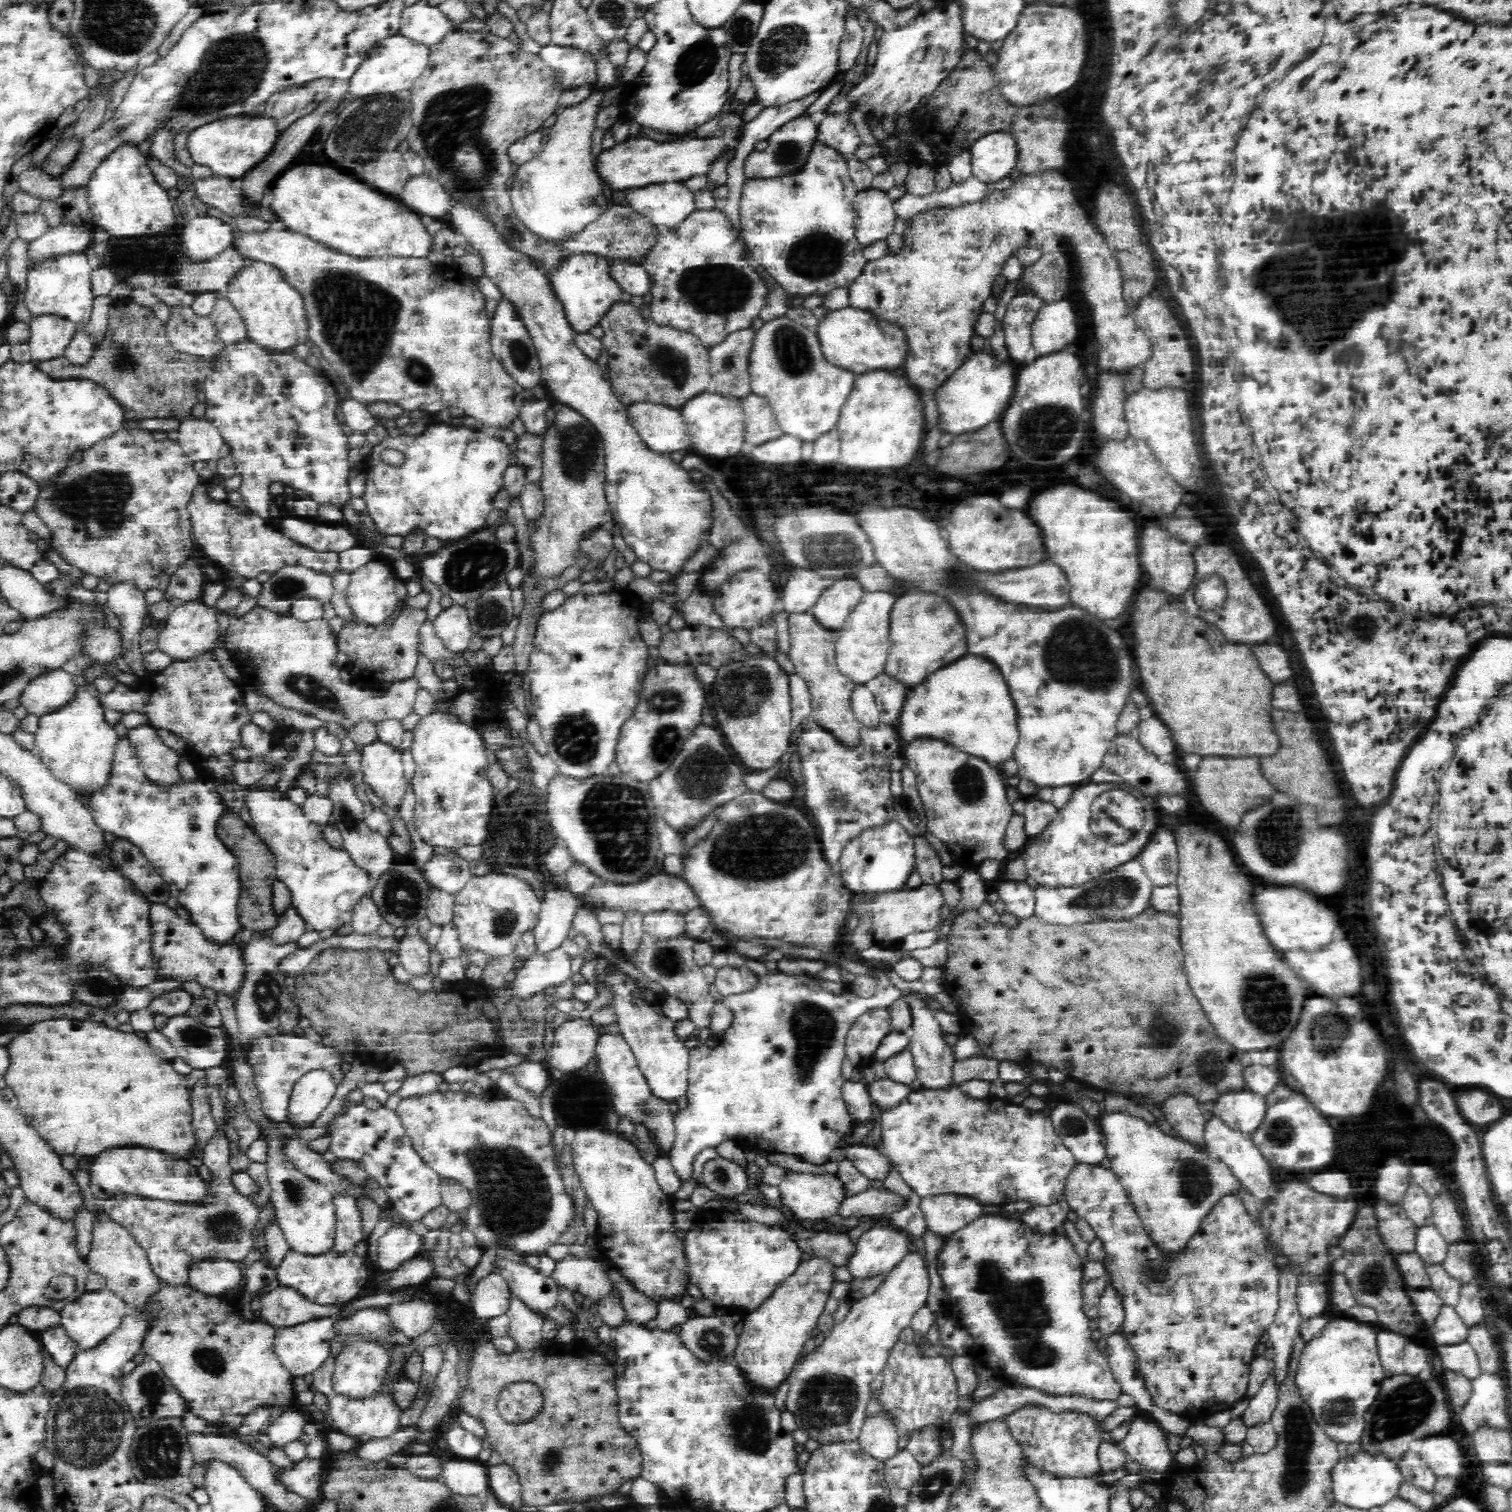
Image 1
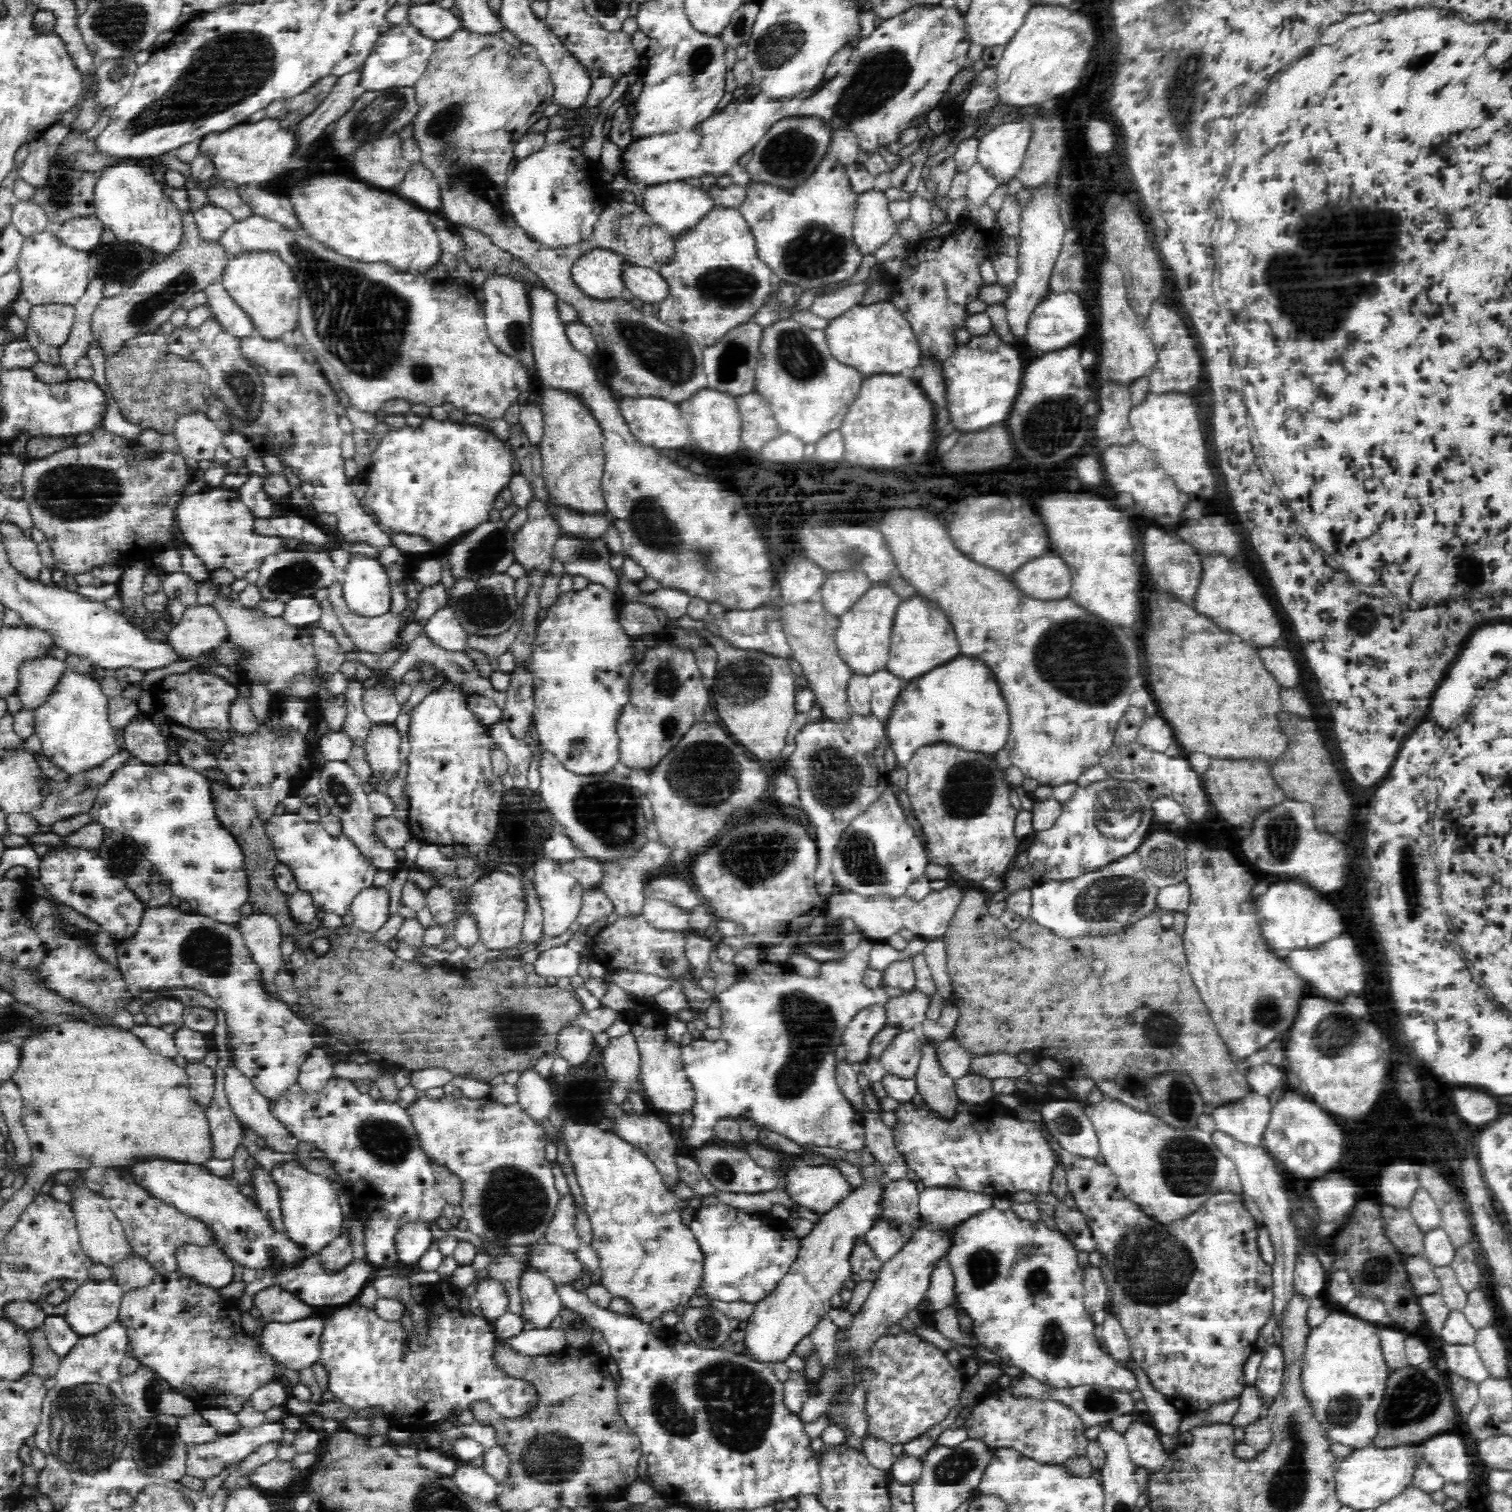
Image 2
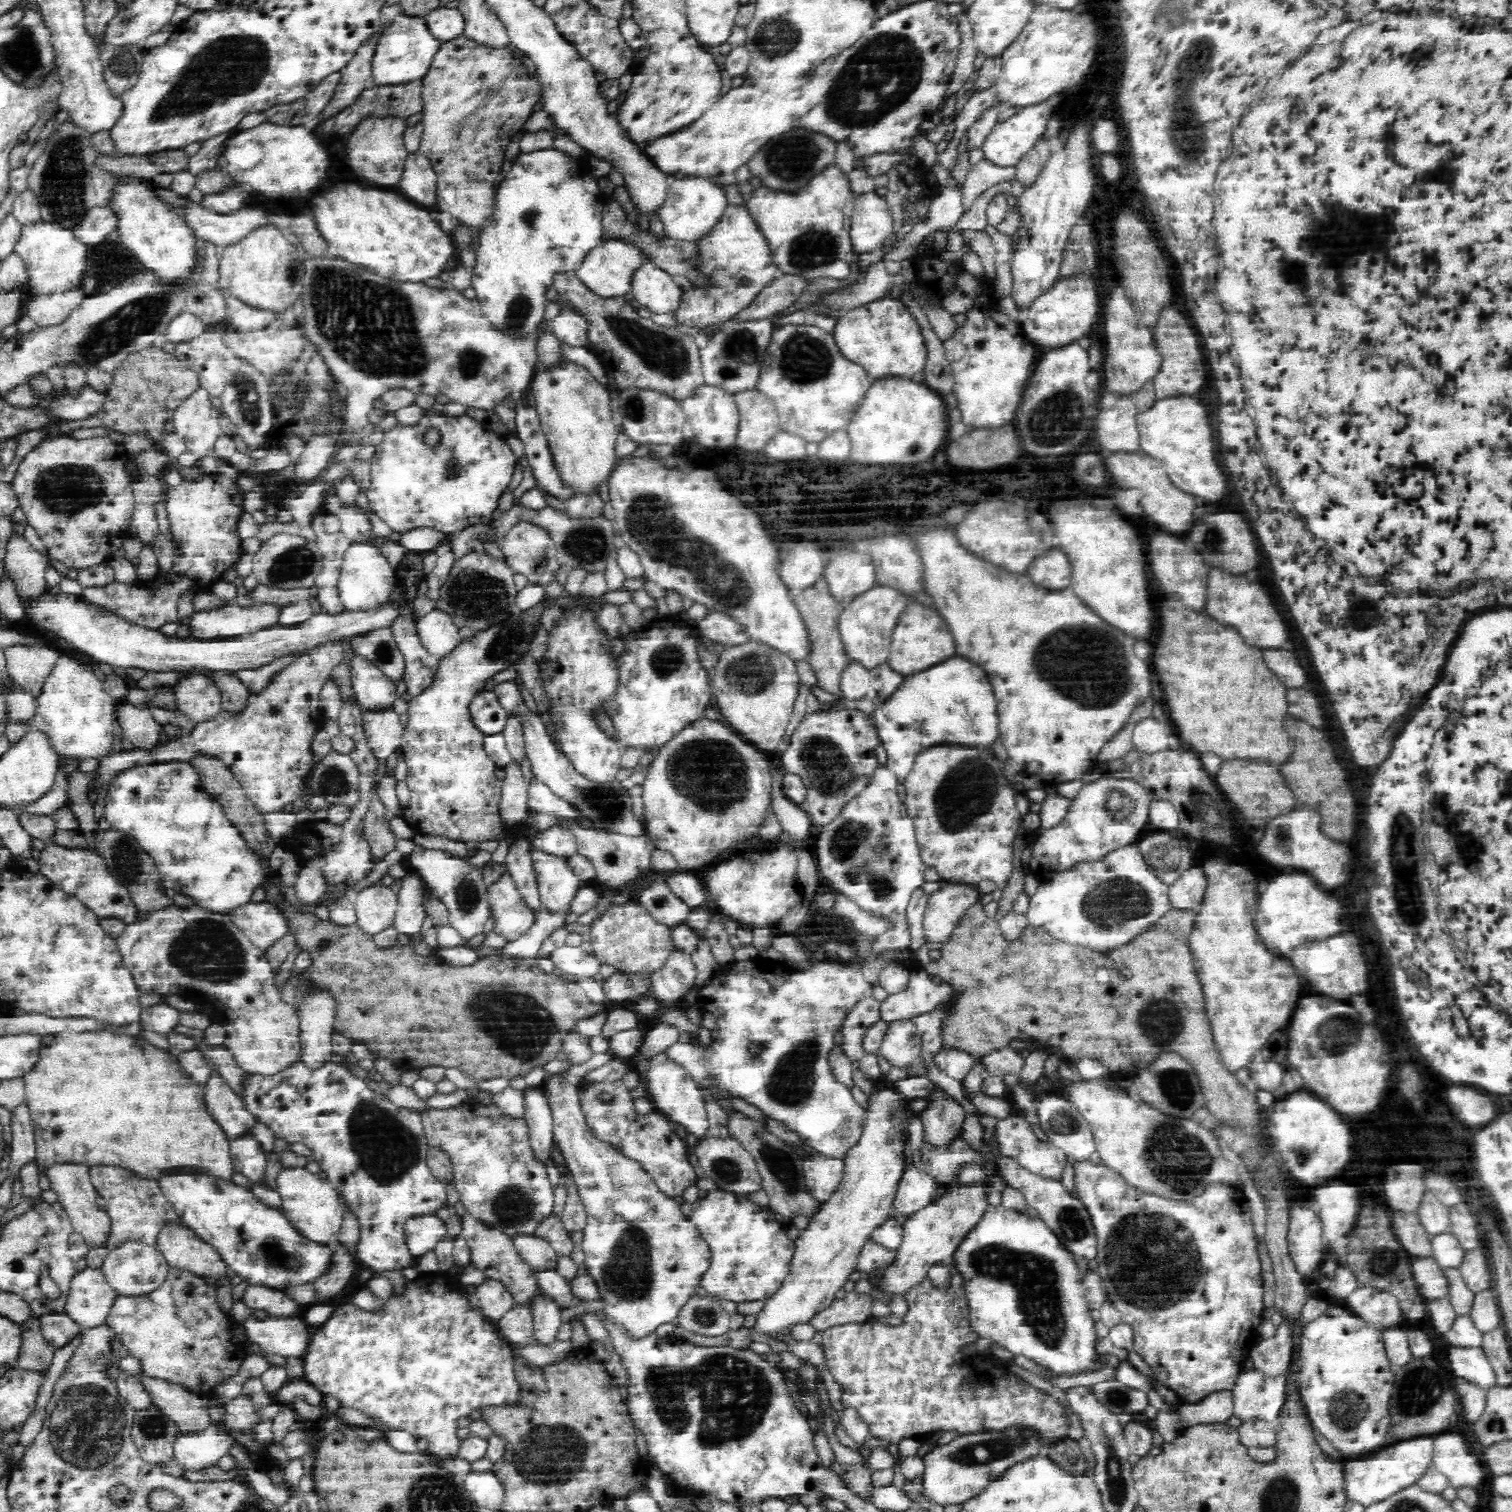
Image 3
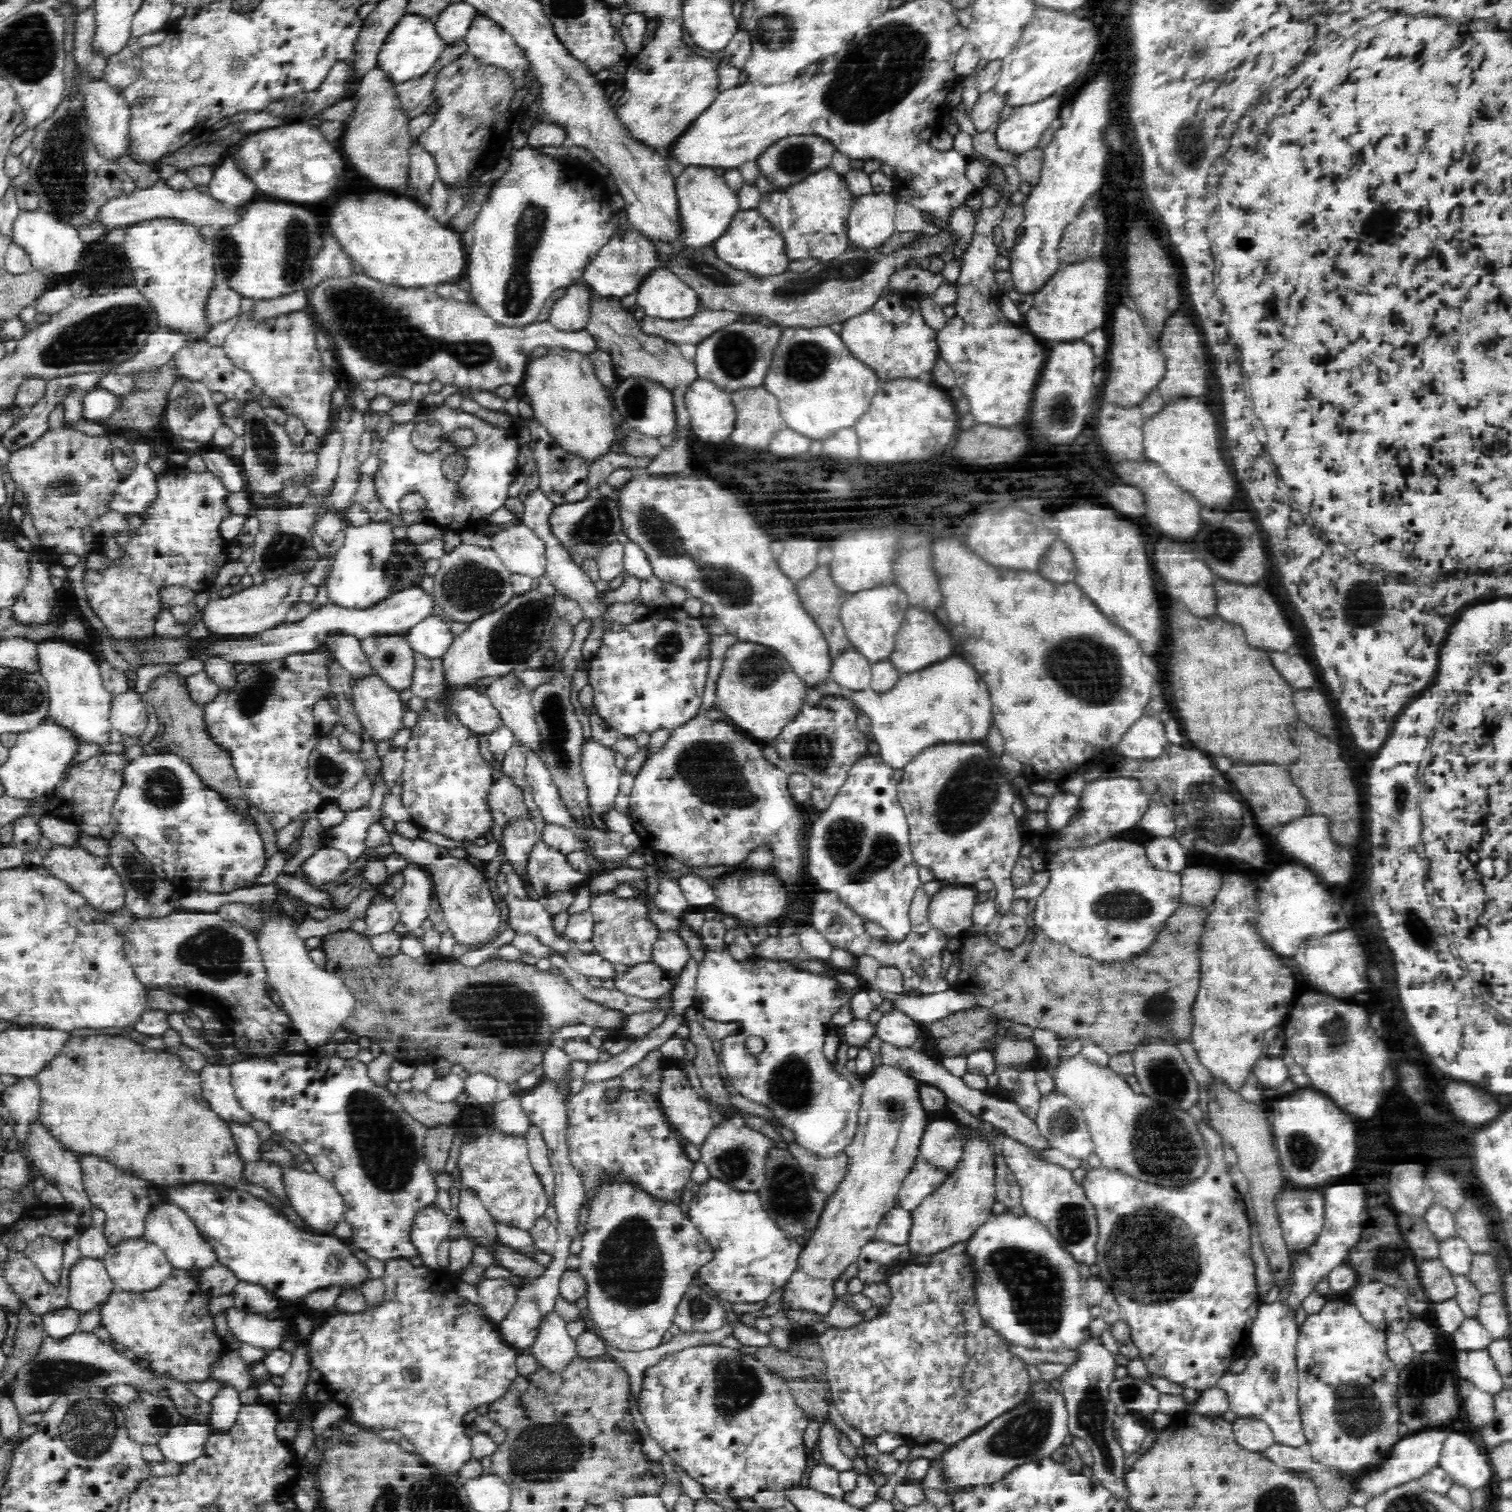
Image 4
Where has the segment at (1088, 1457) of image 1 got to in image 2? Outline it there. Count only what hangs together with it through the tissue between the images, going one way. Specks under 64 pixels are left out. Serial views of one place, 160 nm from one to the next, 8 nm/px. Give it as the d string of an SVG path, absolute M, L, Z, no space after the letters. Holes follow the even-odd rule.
M998 1388L995 1391L986 1390L980 1393L974 1402L967 1406L970 1408L964 1428L968 1437L983 1440L990 1447L1006 1447L1014 1449L1022 1456L1030 1457L1039 1464L1064 1465L1064 1462L1074 1456L1086 1456L1085 1446L1090 1442L1085 1436L1081 1418L1062 1401L1052 1399L1034 1399L1034 1397L1016 1397L1008 1388Z

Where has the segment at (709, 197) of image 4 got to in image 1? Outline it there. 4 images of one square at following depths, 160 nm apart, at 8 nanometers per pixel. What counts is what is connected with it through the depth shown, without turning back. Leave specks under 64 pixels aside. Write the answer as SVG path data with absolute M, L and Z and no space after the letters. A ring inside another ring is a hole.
M683 183L648 185L624 190L626 200L661 229L674 229L696 210L694 194Z

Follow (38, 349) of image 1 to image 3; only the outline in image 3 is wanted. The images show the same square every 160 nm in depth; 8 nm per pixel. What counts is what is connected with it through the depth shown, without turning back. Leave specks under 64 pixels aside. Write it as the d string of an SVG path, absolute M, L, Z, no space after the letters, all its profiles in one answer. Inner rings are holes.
M78 287L64 292L36 295L30 299L23 312L30 315L38 327L52 326L62 322L72 310L76 310L84 297L82 289Z

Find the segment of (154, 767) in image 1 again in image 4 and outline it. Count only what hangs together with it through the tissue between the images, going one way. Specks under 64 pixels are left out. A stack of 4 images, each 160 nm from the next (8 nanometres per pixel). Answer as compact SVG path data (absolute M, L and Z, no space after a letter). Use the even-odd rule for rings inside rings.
M130 690L112 696L110 722L114 730L126 738L140 737L147 727L147 711L140 701L139 693Z

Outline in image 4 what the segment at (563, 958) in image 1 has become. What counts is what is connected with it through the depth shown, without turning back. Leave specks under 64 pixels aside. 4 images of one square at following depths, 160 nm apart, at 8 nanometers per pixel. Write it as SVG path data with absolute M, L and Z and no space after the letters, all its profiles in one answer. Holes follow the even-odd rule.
M570 948L570 952L564 958L572 965L572 968L587 979L592 976L594 979L599 978L600 981L616 980L616 976L619 975L614 964L596 952L583 953L578 949Z

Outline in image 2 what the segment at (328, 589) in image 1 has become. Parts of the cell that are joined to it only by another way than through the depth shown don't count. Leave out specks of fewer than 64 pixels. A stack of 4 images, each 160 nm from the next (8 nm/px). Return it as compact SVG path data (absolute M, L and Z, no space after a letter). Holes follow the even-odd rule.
M280 548L278 552L270 554L262 559L262 564L258 569L260 578L256 585L261 592L262 598L266 601L278 600L288 602L296 596L314 596L319 589L329 589L334 582L337 582L339 574L332 561L331 554L325 551L315 551L307 549Z

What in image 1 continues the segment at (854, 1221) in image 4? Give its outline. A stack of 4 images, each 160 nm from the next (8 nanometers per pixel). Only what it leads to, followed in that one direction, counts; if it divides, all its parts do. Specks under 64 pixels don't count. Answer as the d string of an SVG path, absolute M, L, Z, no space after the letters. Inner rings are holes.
M810 1255L803 1258L794 1274L787 1276L774 1289L774 1292L771 1292L771 1295L762 1304L758 1305L757 1309L742 1317L744 1321L743 1331L737 1339L734 1358L738 1367L750 1379L750 1385L776 1390L786 1380L790 1371L793 1370L793 1366L802 1357L801 1352L804 1343L812 1338L812 1332L816 1328L820 1315L825 1311L832 1284L836 1282L834 1272L836 1272L836 1266L824 1255Z

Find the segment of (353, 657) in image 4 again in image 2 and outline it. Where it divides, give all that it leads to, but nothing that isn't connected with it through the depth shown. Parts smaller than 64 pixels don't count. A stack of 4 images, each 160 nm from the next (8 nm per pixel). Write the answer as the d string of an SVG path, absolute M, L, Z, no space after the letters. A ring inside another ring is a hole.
M376 682L362 691L362 704L372 724L392 724L401 713L394 686Z

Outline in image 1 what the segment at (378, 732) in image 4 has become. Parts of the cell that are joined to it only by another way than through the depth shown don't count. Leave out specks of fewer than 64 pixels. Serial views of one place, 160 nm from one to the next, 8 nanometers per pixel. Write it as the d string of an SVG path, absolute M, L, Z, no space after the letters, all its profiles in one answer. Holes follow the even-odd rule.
M374 738L365 741L361 752L361 772L366 787L382 799L384 804L400 808L406 787L404 787L402 750L396 745Z

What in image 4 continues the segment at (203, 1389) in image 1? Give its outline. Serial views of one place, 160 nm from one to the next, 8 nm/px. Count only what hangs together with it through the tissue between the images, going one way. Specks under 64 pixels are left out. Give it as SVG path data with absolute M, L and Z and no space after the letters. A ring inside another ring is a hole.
M173 1269L168 1279L156 1288L144 1292L111 1292L100 1306L101 1322L113 1340L133 1352L136 1358L144 1358L156 1372L168 1373L172 1378L182 1381L201 1381L207 1378L210 1363L218 1353L226 1349L215 1331L212 1315L208 1311L210 1296L200 1290L199 1284L190 1272Z

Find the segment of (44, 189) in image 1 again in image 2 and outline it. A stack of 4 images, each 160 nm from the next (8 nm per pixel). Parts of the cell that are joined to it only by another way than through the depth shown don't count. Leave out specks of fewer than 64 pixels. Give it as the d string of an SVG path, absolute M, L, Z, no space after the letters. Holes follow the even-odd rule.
M42 135L31 140L28 143L28 156L22 162L22 169L18 172L19 177L30 183L34 188L46 184L52 157L52 150L44 142Z

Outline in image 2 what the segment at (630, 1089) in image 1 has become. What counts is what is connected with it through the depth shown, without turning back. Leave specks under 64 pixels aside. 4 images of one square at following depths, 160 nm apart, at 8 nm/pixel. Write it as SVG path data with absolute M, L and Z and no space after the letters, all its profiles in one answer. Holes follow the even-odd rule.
M631 1033L624 1034L620 1037L610 1037L608 1043L603 1055L607 1078L621 1084L626 1092L628 1087L632 1087L634 1091L642 1094L639 1081L641 1057L636 1037Z

